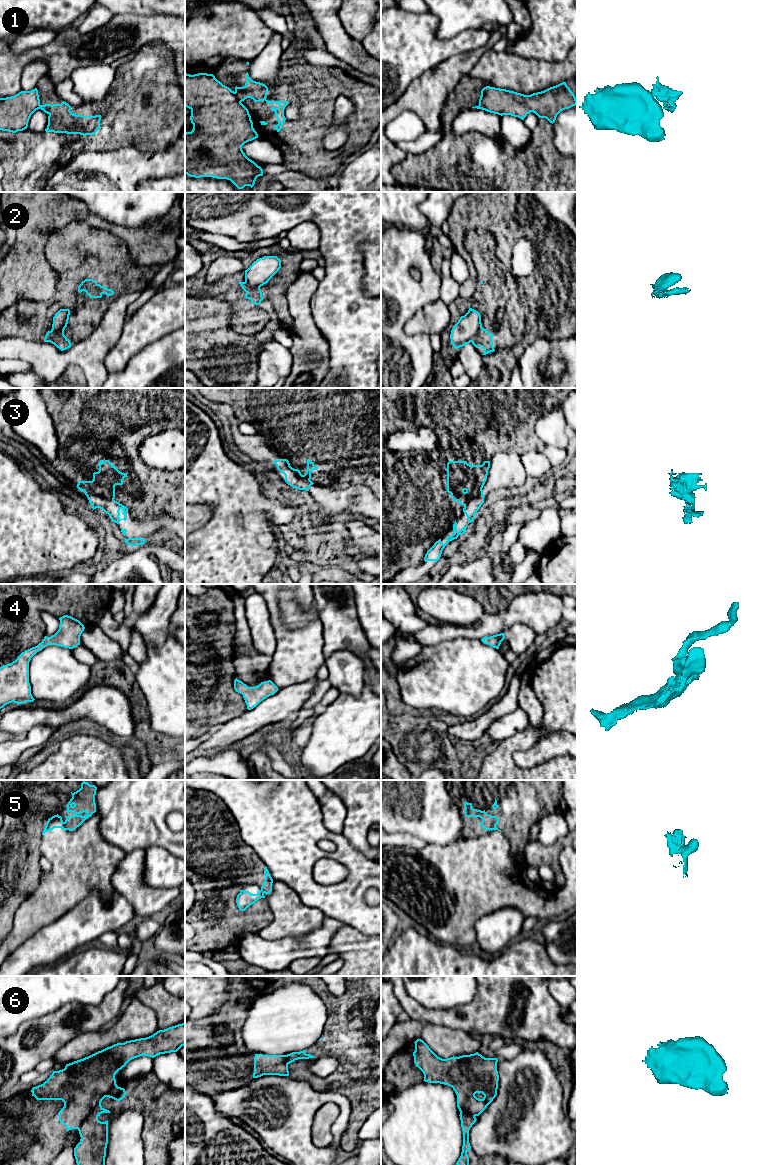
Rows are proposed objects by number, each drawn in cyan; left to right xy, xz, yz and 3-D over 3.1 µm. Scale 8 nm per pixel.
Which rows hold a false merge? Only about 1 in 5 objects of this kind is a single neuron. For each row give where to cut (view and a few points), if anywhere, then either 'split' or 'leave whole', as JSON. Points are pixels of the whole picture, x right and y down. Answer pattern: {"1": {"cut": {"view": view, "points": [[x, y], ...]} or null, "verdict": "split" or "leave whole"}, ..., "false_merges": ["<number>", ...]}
{"1": {"cut": {"view": "xz", "points": [[234, 92], [240, 102]]}, "verdict": "split"}, "2": {"cut": {"view": "xz", "points": [[245, 280], [250, 286], [259, 287]]}, "verdict": "split"}, "3": {"cut": {"view": "xy", "points": [[84, 490], [113, 499]]}, "verdict": "split"}, "4": {"cut": null, "verdict": "leave whole"}, "5": {"cut": {"view": "xy", "points": [[63, 822], [67, 829]]}, "verdict": "split"}, "6": {"cut": {"view": "xy", "points": [[100, 1103], [77, 1128]]}, "verdict": "split"}, "false_merges": ["1", "2", "3", "5", "6"]}

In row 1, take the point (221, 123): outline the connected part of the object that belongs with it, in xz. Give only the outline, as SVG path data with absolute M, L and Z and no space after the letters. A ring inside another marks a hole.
M185 73L185 106L191 110L191 132L185 133L185 174L190 177L213 177L230 180L238 189L254 186L256 179L263 176L263 169L249 159L242 146L258 138L248 109L237 99L235 92L218 81L213 74Z

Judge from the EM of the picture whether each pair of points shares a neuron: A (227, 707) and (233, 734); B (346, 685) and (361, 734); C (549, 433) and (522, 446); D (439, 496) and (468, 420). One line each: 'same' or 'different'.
A: different
B: different
C: different
D: same

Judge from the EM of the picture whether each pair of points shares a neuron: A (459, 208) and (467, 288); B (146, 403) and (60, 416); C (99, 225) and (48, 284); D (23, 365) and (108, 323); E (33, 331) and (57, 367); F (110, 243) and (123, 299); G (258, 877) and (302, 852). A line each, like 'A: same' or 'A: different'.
A: same
B: same
C: same
D: different
E: different
F: different
G: different

